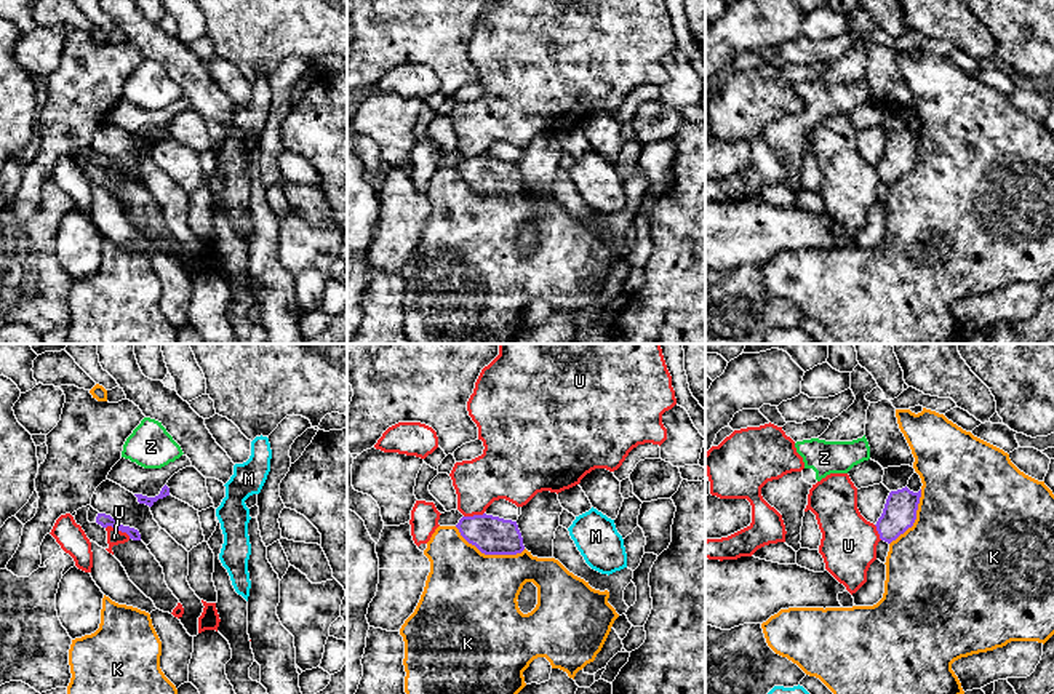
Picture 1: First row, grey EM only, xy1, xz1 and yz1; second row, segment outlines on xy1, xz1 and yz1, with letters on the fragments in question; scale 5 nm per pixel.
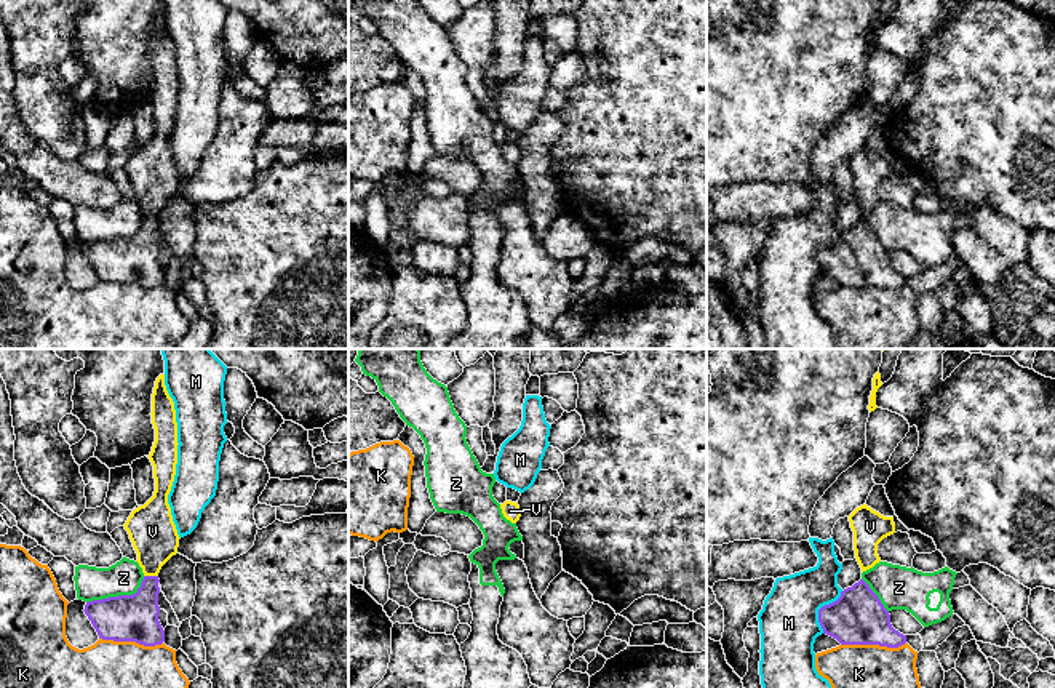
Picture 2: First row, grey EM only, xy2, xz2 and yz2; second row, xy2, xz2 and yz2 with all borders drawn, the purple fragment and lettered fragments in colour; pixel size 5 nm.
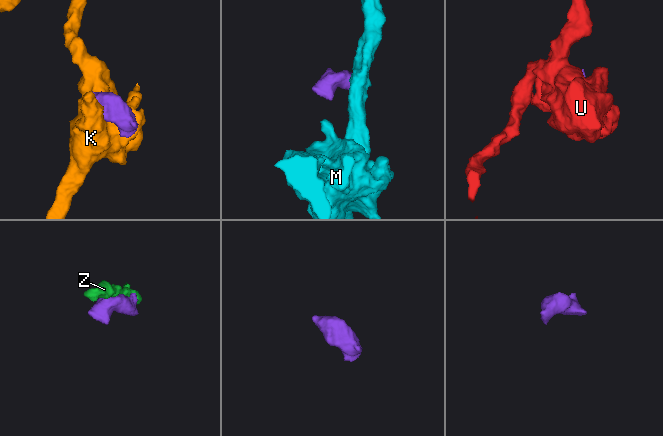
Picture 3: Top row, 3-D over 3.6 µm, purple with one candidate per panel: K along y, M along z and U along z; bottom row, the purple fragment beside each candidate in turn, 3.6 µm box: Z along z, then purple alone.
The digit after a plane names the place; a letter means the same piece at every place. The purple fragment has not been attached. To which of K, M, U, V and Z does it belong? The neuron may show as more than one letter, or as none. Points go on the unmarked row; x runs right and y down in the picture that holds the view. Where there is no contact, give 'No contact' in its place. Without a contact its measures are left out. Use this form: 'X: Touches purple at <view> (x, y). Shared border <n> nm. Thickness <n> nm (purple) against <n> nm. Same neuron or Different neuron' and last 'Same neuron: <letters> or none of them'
K: Touches purple at xz1 (490, 195). Shared border 380 nm. Thickness 190 nm (purple) against 460 nm. Different neuron
M: Touches purple at yz2 (820, 250). Shared border 240 nm. Thickness 280 nm (purple) against 300 nm. Different neuron
U: Touches purple at xy1 (119, 171). Shared border 140 nm. Thickness 70 nm (purple) against 80 nm. Different neuron
V: Touches purple at xy2 (151, 218). Shared border 70 nm. Thickness 240 nm (purple) against 240 nm. Same neuron
Z: Touches purple at xy2 (119, 237). Shared border 320 nm. Thickness 240 nm (purple) against 170 nm. Different neuron
Same neuron: V

